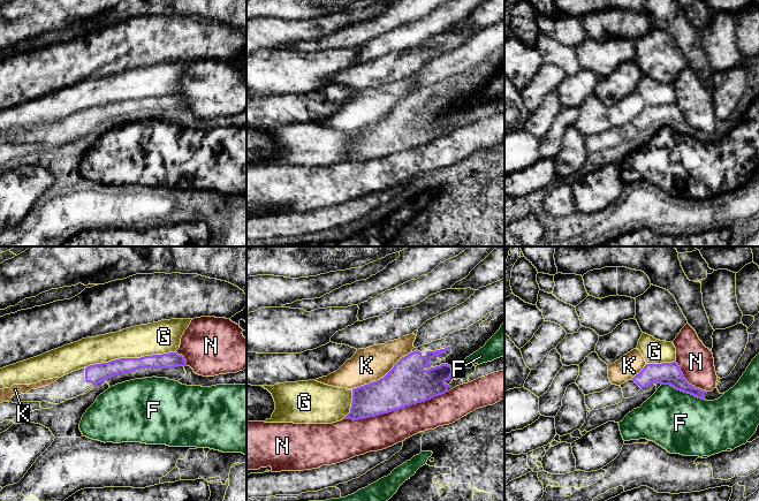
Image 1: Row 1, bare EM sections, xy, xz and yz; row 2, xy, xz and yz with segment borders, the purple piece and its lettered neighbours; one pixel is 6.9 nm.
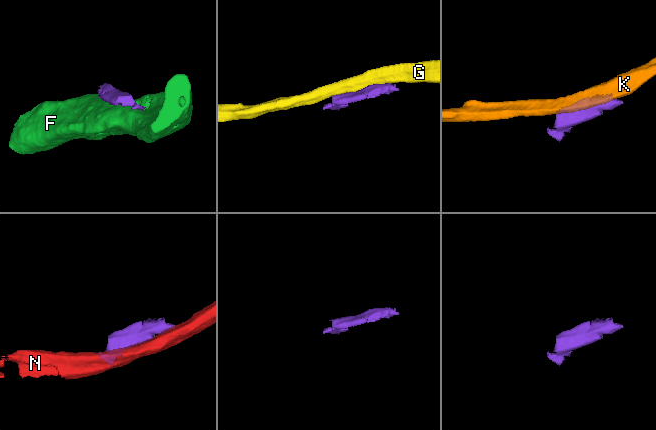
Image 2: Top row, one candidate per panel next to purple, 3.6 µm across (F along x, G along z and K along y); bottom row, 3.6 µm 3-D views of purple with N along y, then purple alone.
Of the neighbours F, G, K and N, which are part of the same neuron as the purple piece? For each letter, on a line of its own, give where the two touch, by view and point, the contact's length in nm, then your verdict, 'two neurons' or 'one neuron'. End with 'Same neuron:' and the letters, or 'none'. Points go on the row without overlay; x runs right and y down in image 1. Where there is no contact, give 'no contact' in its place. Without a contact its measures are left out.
F: contact yz (682, 133); length 320 nm; two neurons
G: contact xy (129, 100); length 650 nm; two neurons
K: contact xz (381, 120); length 500 nm; two neurons
N: contact xz (395, 151); length 750 nm; two neurons
Same neuron: none

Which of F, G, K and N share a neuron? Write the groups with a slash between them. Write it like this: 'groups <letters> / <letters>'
groups F / G / K / N

